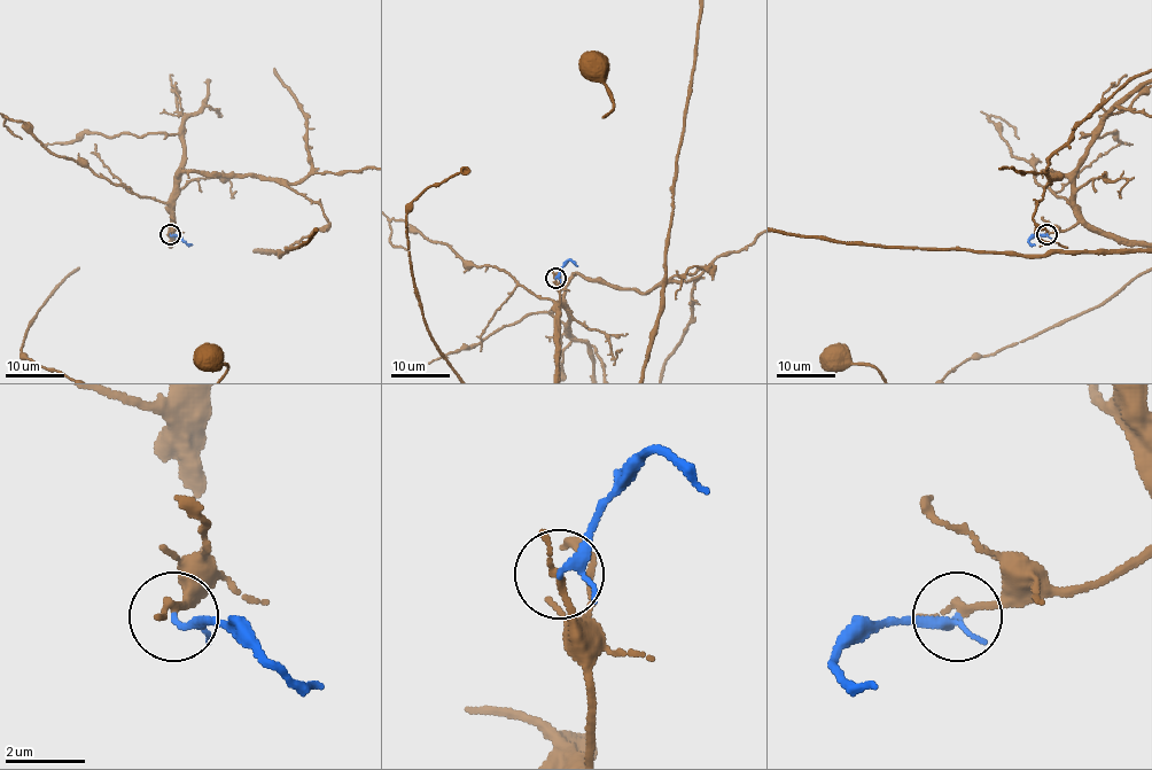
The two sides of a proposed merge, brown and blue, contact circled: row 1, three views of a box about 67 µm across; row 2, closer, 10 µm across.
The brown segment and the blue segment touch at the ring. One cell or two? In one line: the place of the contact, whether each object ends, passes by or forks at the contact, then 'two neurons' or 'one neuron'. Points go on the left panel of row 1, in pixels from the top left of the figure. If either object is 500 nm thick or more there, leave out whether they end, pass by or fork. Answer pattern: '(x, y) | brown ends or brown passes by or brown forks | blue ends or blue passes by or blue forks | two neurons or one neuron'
(170, 234) | brown passes by | blue passes by | one neuron

